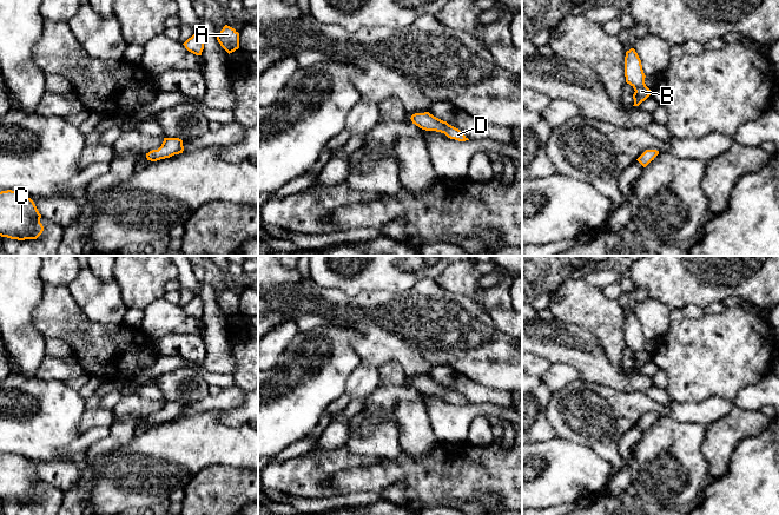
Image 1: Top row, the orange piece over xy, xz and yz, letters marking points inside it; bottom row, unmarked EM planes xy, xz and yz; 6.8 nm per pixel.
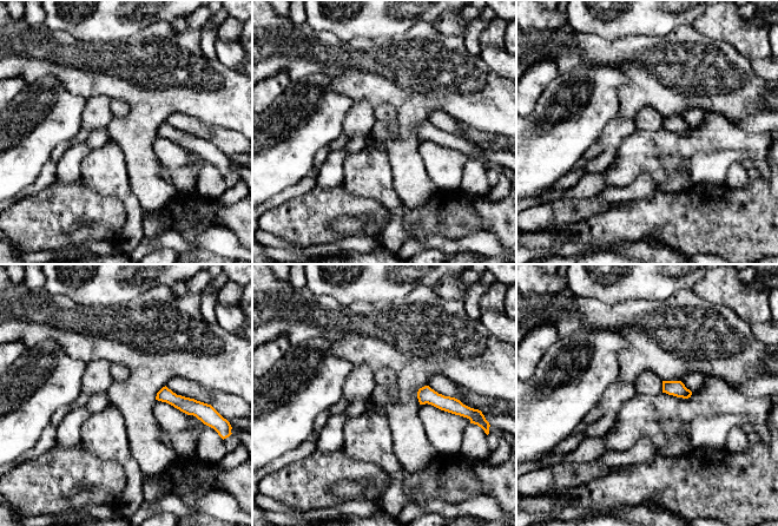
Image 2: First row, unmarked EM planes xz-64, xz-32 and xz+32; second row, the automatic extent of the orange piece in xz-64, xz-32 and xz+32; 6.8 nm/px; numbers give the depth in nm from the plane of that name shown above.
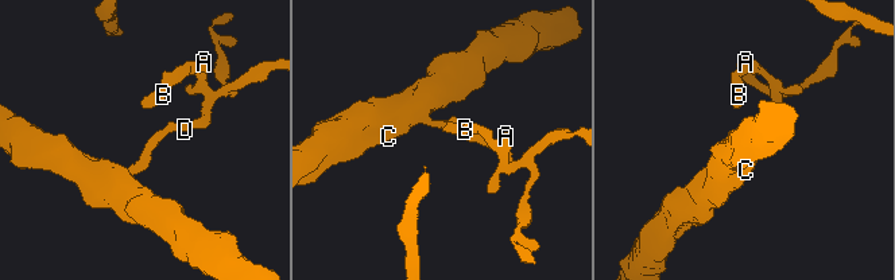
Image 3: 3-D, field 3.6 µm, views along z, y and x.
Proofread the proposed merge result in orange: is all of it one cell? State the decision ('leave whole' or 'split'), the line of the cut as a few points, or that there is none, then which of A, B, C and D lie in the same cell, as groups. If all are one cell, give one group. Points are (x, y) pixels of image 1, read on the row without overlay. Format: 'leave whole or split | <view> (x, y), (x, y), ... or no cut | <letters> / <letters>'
leave whole | no cut | A B C D

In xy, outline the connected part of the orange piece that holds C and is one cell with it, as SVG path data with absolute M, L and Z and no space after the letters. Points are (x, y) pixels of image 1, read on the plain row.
M0 456L0 500L11 503L37 503L44 495L34 466L25 457Z

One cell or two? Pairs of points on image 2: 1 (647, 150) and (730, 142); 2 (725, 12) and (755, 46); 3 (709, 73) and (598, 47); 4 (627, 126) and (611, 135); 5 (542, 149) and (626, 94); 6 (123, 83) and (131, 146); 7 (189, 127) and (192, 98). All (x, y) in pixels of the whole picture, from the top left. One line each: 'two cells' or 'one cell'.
1: one cell
2: one cell
3: one cell
4: one cell
5: two cells
6: one cell
7: two cells

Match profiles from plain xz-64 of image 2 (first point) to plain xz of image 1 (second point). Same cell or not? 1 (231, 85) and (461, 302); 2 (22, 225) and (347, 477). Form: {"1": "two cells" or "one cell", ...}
{"1": "one cell", "2": "two cells"}

